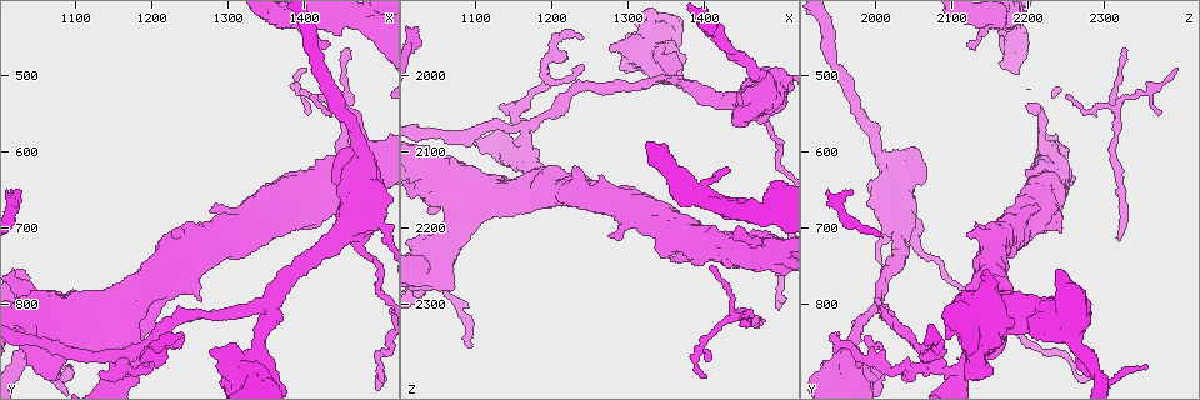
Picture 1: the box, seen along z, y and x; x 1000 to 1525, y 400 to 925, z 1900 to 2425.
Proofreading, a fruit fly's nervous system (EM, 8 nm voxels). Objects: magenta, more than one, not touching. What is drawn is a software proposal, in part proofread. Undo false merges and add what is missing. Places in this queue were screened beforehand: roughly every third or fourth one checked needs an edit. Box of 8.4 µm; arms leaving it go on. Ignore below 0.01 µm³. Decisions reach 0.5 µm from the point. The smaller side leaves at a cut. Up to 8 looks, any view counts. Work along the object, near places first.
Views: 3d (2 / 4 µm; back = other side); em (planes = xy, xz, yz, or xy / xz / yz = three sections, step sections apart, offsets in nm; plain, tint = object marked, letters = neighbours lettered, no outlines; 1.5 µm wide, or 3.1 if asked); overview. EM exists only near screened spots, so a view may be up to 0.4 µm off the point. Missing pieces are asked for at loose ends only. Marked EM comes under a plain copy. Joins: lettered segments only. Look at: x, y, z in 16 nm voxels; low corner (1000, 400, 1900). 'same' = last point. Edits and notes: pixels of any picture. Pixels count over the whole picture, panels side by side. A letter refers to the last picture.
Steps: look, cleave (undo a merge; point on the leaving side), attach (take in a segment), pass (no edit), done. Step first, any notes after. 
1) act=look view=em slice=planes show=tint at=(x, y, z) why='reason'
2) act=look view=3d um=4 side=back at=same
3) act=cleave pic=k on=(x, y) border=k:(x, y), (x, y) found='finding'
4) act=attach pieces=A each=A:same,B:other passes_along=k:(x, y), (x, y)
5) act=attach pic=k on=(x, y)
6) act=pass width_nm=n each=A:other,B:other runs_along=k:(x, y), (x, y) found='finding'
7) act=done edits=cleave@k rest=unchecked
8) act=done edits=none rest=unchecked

act=look view=3d um=2 at=(1475, 710, 2315) why='branch stops here'

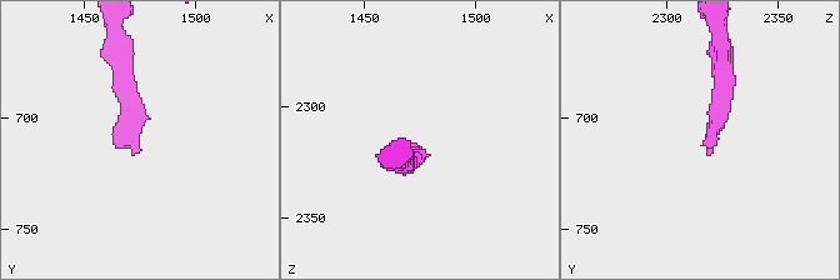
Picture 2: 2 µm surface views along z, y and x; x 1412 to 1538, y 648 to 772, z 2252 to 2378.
act=look view=em slice=xy step=4 show=tint at=(1472, 713, 2318) why='need the tissue'

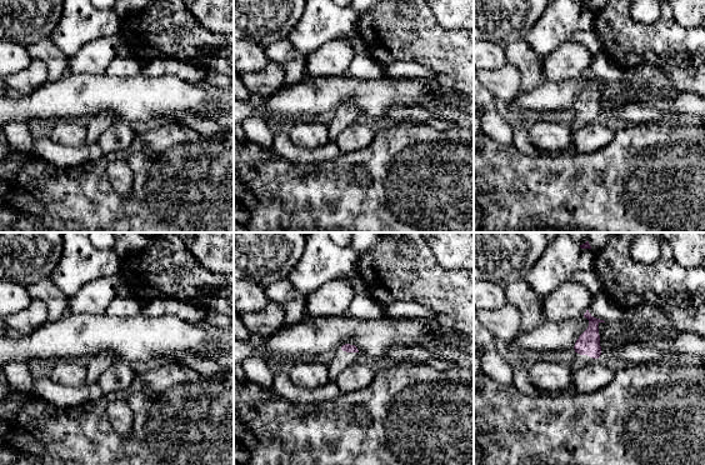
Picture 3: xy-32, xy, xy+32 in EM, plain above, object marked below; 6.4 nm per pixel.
act=look view=em slice=xy step=4 show=letters at=same

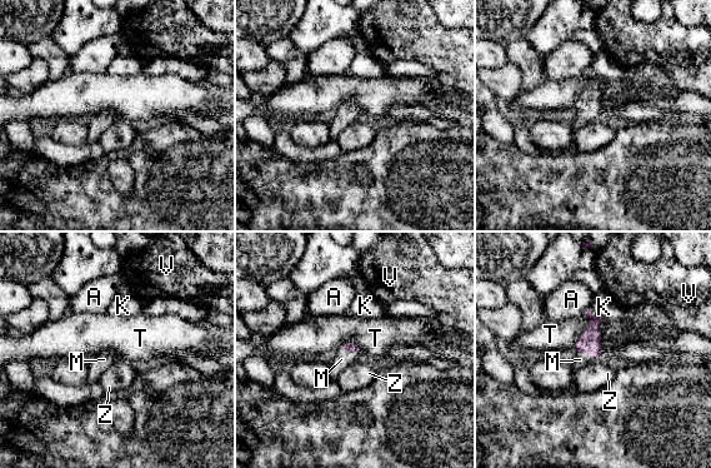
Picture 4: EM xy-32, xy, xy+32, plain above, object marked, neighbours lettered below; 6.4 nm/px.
act=attach pieces=M each=A:other,K:other,M:same,T:other,V:other,Z:other passes_along=4:(346, 347), (349, 350), (341, 359) found='the neuron continues'

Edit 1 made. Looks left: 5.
act=look view=overview why='redraw'

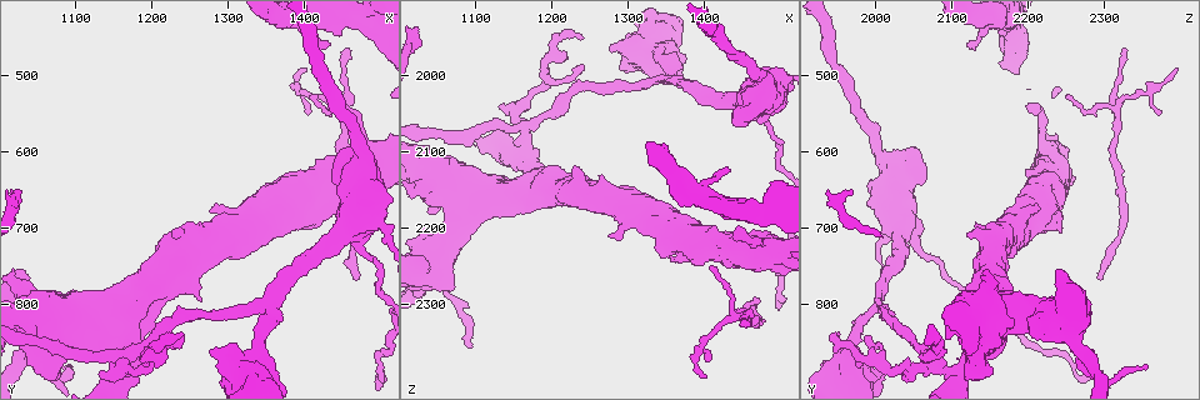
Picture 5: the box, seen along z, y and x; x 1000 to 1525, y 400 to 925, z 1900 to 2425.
act=look view=em slice=xy step=4 show=tint at=(1405, 495, 2395) why='branch stops here'

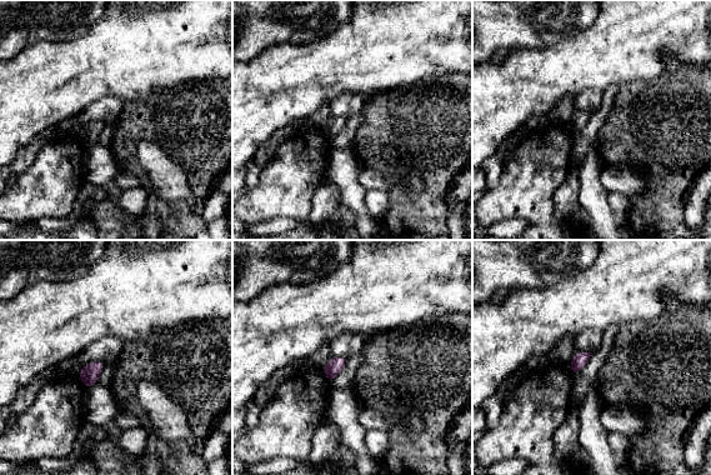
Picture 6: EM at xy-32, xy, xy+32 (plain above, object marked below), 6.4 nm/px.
act=look view=em slice=planes show=letters at=same

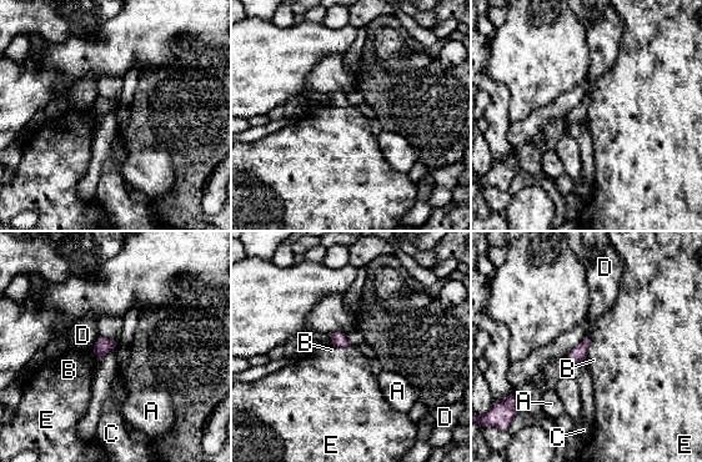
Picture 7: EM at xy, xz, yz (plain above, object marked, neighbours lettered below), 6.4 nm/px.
act=pass each=A:other,B:other,C:other,D:other,E:other border=7:(332, 344), (339, 347), (352, 348) found='no lettered segment goes on from it'

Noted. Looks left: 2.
act=look view=em slice=planes show=letters at=(1350, 800, 2005) why='a fork'

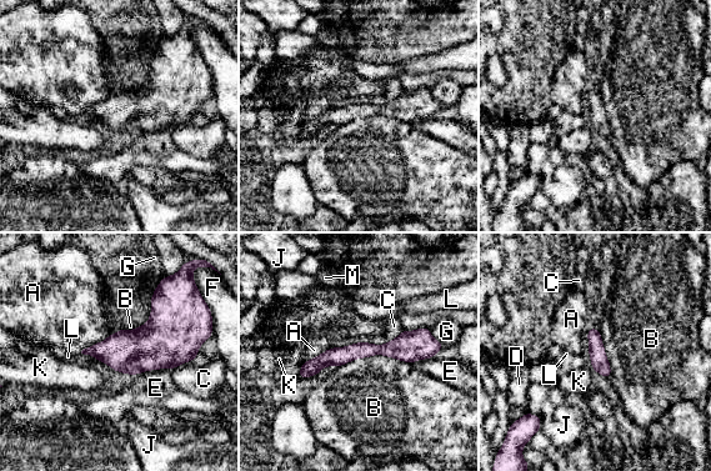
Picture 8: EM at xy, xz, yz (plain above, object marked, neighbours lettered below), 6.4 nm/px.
act=pass each=A:other,B:other,C:other,D:other,E:other,F:other,G:other,J:other,K:other,L:other,M:other border=8:(412, 362), (371, 355), (338, 367) found='continuous, no second neuron'

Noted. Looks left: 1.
act=done edits=attach@4 rest=unchecked

